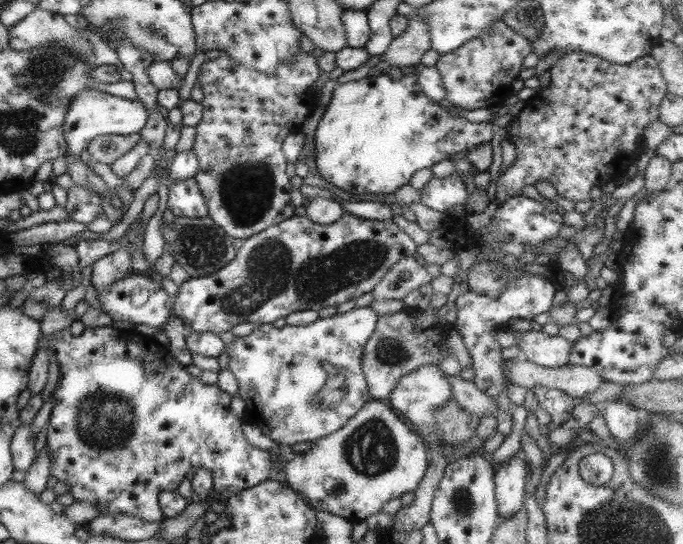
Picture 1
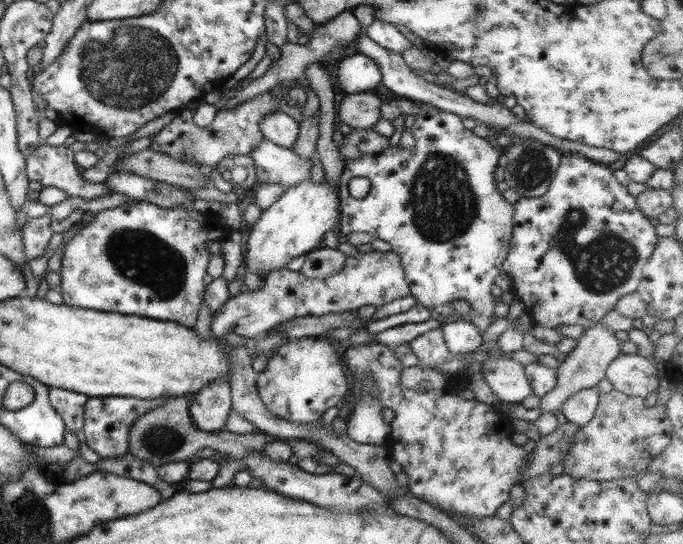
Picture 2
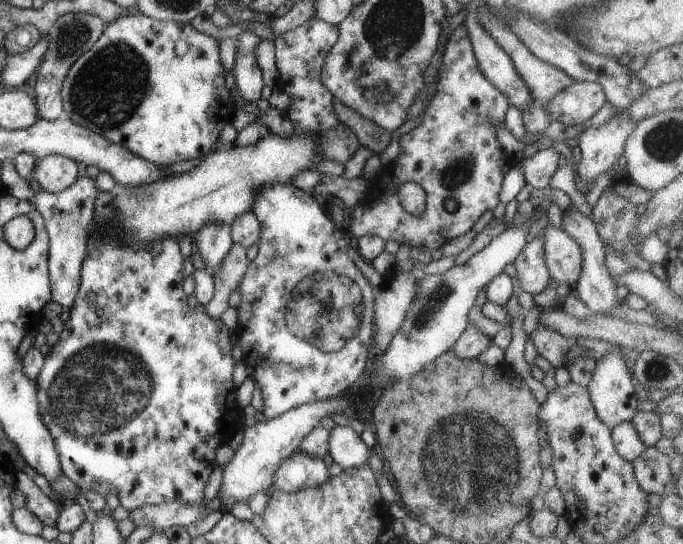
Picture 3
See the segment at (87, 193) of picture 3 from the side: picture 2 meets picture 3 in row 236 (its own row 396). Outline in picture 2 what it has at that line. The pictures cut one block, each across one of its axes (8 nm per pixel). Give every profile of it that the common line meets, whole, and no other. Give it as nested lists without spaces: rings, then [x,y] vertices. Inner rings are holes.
[[[49,388],[48,399],[53,410],[62,418],[64,430],[77,433],[82,430],[83,411],[87,397],[61,388]]]

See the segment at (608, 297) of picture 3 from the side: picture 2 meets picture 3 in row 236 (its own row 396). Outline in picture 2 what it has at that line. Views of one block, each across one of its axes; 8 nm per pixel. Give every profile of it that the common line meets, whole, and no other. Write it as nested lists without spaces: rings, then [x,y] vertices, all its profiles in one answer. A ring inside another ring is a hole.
[[[597,387],[578,390],[563,403],[560,412],[566,418],[567,423],[575,424],[577,427],[587,425],[593,416],[600,397]]]

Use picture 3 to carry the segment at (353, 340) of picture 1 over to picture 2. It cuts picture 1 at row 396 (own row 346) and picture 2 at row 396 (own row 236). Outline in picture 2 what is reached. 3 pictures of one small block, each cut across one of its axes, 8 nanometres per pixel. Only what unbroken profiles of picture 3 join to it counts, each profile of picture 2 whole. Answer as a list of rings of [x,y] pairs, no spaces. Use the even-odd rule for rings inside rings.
[[[305,337],[289,340],[267,359],[267,365],[257,375],[256,391],[264,407],[273,416],[289,423],[315,423],[325,410],[338,406],[349,390],[346,368],[337,349],[327,339]]]

